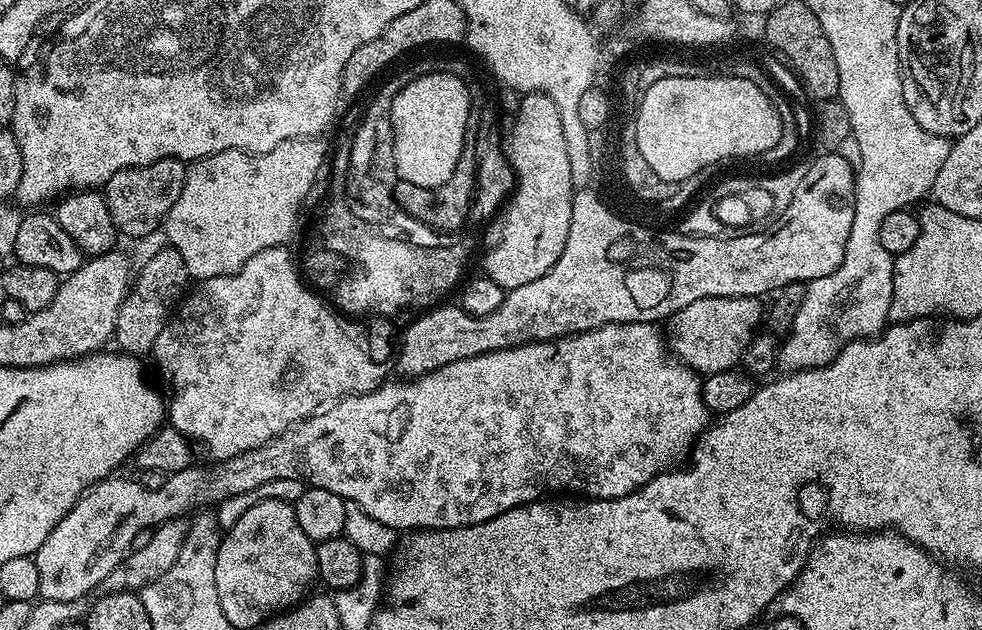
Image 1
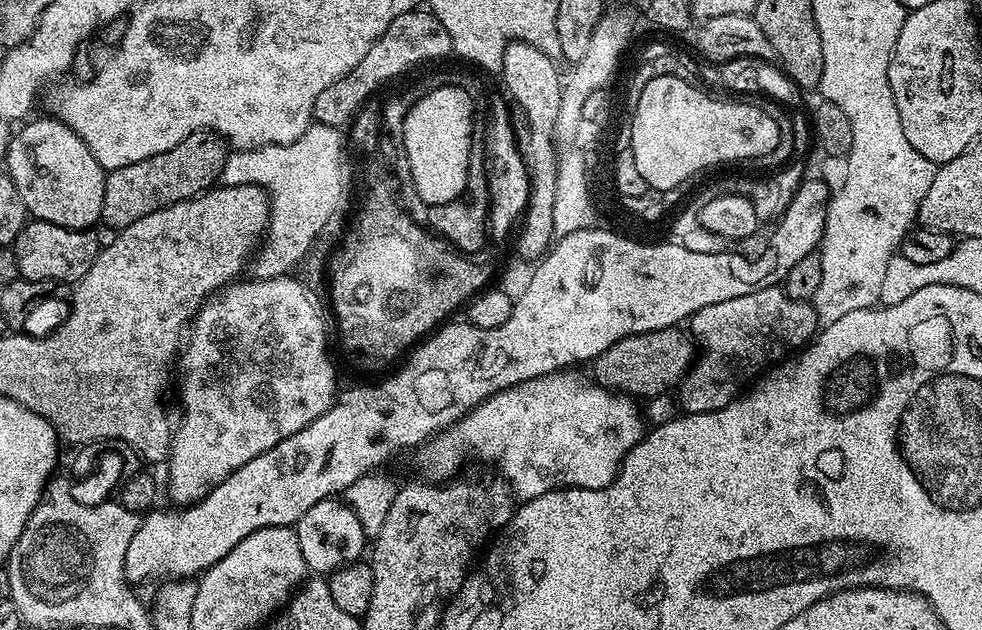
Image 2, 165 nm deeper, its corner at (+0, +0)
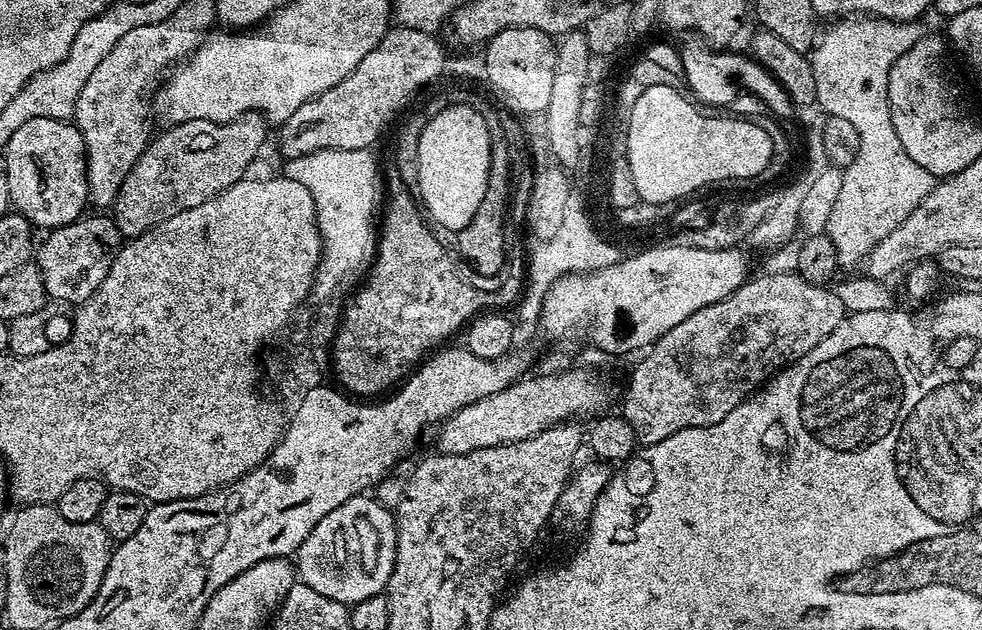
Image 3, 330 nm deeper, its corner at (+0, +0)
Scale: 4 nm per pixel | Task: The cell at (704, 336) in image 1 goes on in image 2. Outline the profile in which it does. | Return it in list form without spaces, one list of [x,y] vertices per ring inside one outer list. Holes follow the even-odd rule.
[[[679,327],[663,328],[653,332],[630,334],[614,342],[614,346],[597,356],[591,365],[591,375],[595,383],[617,394],[627,394],[633,398],[660,396],[675,389],[694,364],[693,337],[687,331],[680,331],[684,330]]]

